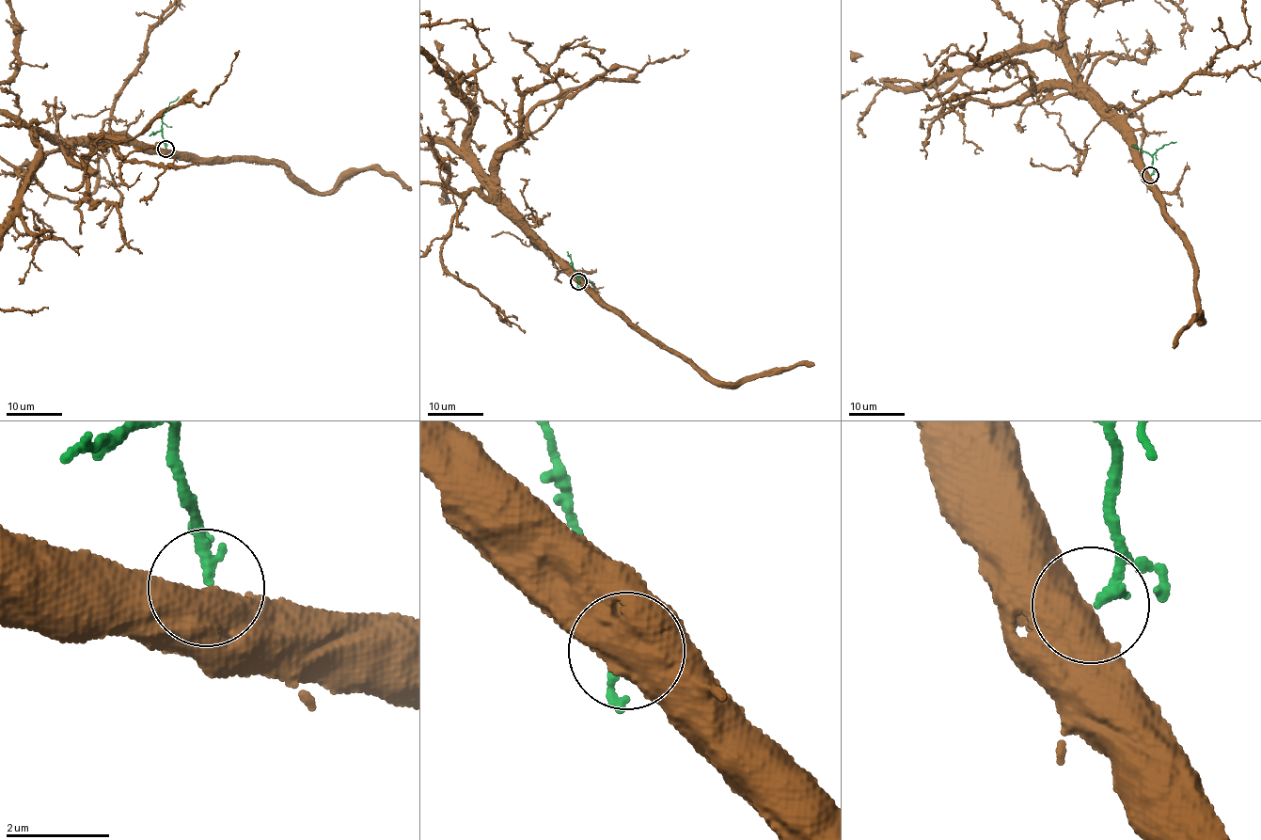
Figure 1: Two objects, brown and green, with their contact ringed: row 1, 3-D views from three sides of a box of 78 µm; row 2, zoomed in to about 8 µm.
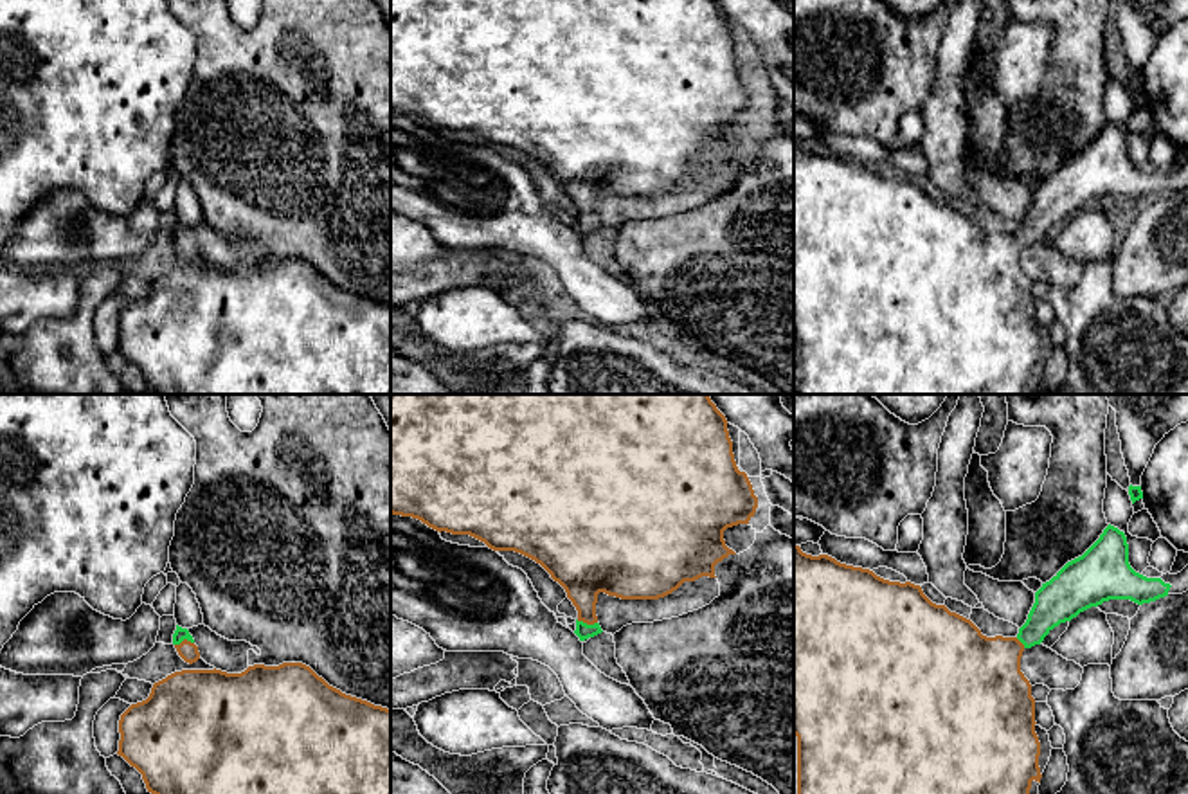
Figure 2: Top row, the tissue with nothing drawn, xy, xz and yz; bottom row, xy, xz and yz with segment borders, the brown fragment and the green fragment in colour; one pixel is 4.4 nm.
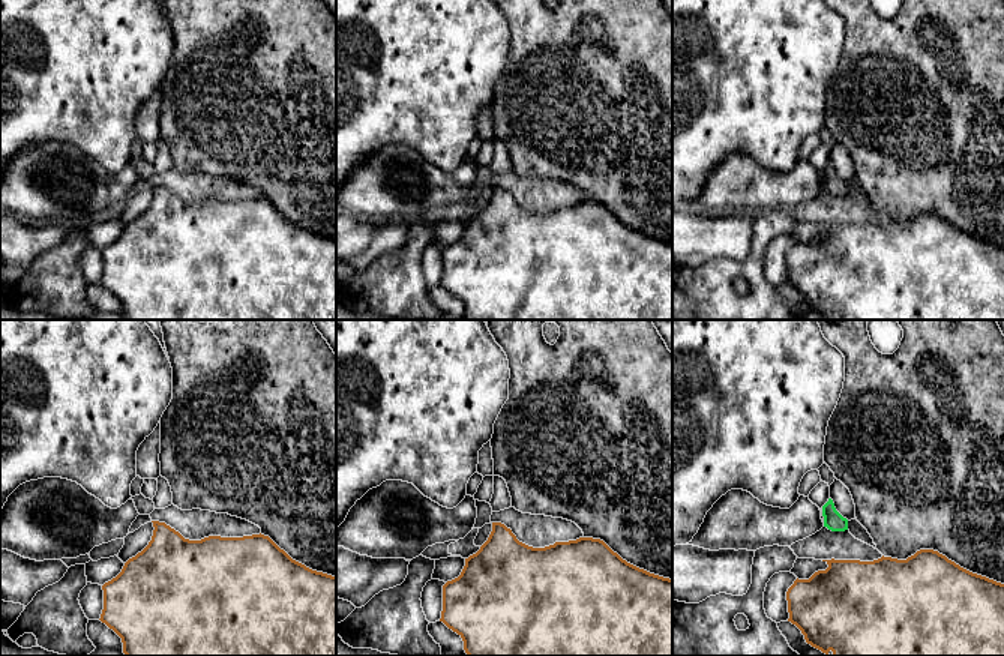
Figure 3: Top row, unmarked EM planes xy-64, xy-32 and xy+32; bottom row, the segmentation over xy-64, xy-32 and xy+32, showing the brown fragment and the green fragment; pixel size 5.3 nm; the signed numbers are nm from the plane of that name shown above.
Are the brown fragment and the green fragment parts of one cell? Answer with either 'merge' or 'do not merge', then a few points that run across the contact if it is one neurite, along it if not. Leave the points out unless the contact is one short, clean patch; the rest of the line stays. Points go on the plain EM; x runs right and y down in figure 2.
merge; line xz (584, 164), (587, 220), (584, 227)

